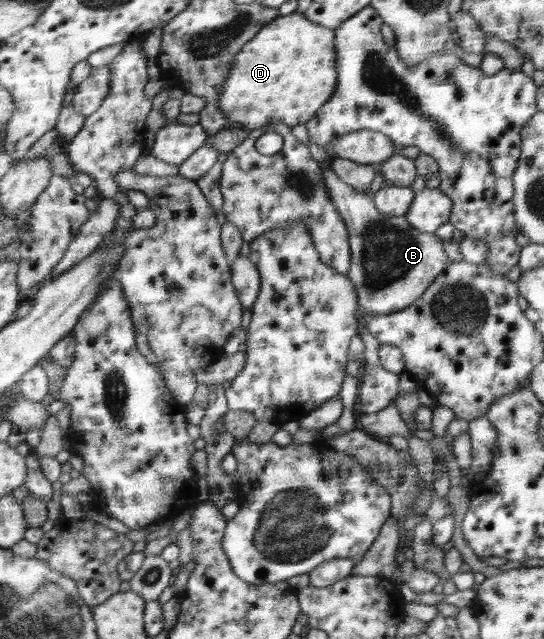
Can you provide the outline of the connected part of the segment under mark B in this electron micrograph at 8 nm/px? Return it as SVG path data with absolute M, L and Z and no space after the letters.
M320 164L325 187L350 232L352 262L348 277L357 287L358 305L368 316L394 314L412 306L444 270L446 253L440 237L412 227L404 216L378 211L372 196L354 190L344 183L331 164Z

